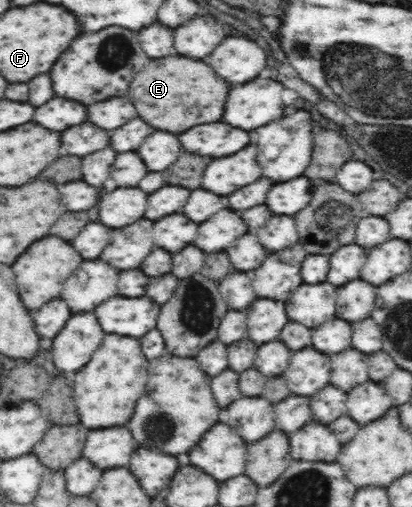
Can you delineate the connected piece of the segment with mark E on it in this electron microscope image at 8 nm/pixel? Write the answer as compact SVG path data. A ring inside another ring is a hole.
M167 56L153 60L133 78L129 98L147 124L157 130L181 134L193 126L221 120L227 92L229 84L219 78L215 70L205 62L189 60L183 56Z

